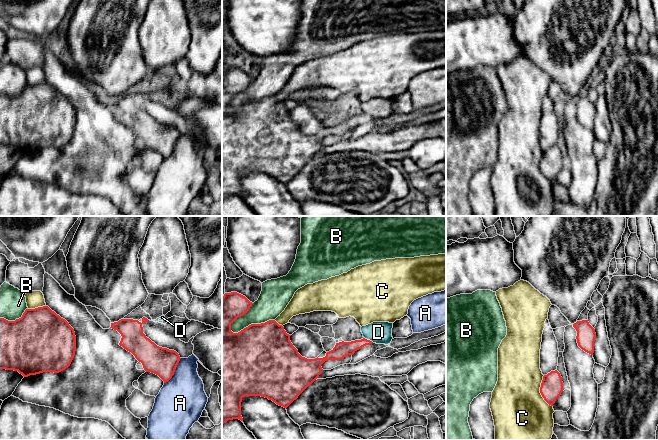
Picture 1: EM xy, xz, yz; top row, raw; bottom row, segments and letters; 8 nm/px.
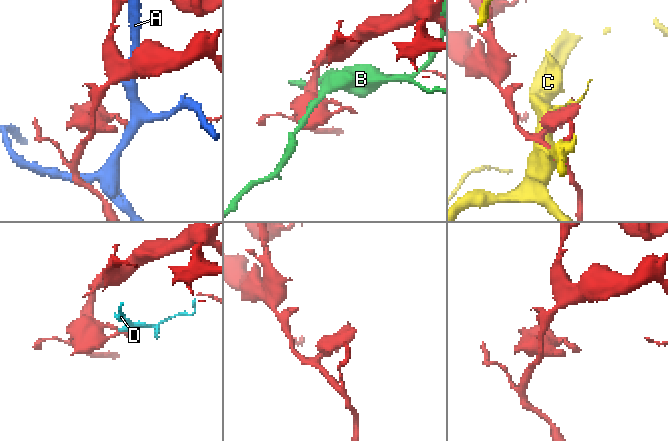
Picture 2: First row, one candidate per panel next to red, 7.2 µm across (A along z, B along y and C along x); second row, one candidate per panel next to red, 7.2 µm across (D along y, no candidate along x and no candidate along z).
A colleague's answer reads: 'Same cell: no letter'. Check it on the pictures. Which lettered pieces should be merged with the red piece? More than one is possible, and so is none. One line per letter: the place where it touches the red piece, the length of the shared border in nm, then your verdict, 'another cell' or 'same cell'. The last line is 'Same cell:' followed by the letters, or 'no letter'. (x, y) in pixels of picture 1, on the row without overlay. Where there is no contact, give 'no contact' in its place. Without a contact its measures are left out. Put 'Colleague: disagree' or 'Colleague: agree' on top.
Colleague: agree
A: xy (174, 147) | 240 nm | another cell
B: xz (252, 100) | 380 nm | another cell
C: yz (540, 167) | 260 nm | another cell
D: xz (369, 116) | 90 nm | another cell
Same cell: no letter

